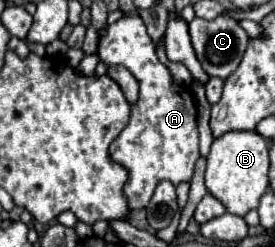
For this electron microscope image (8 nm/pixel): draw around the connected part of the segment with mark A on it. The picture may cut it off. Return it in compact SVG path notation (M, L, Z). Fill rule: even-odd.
M125 16L107 26L107 34L99 44L99 58L107 66L109 62L123 64L139 82L139 100L131 106L129 124L113 140L109 154L129 172L123 186L129 208L141 210L149 204L161 180L169 180L175 186L191 180L193 166L199 158L197 108L187 94L175 92L171 70L157 58L155 44L139 16Z

